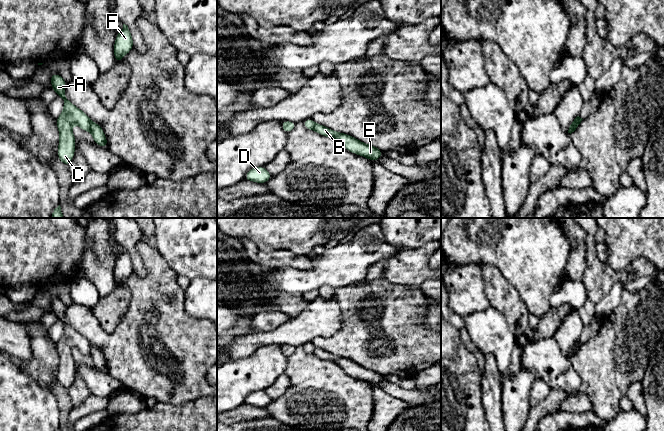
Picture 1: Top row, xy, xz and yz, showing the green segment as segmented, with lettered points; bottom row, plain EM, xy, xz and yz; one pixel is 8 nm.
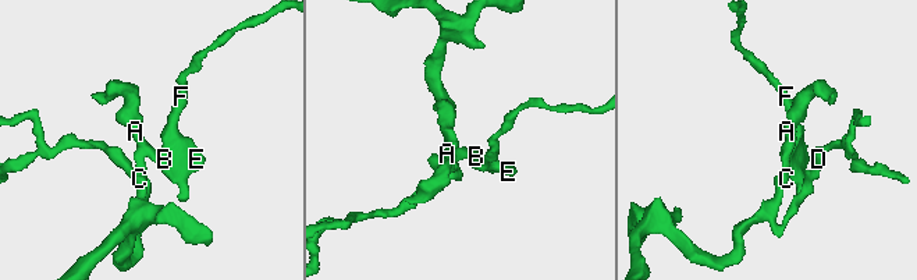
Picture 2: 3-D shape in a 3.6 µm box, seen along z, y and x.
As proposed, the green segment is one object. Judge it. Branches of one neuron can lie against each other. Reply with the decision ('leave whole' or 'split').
split

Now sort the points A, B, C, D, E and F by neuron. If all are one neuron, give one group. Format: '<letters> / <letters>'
A C D / B E F

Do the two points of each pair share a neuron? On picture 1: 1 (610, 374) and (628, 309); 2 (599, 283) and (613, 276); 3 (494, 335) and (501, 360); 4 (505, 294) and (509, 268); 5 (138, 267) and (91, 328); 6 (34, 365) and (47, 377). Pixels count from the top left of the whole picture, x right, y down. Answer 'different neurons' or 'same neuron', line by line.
1: same neuron
2: same neuron
3: same neuron
4: different neurons
5: different neurons
6: same neuron

